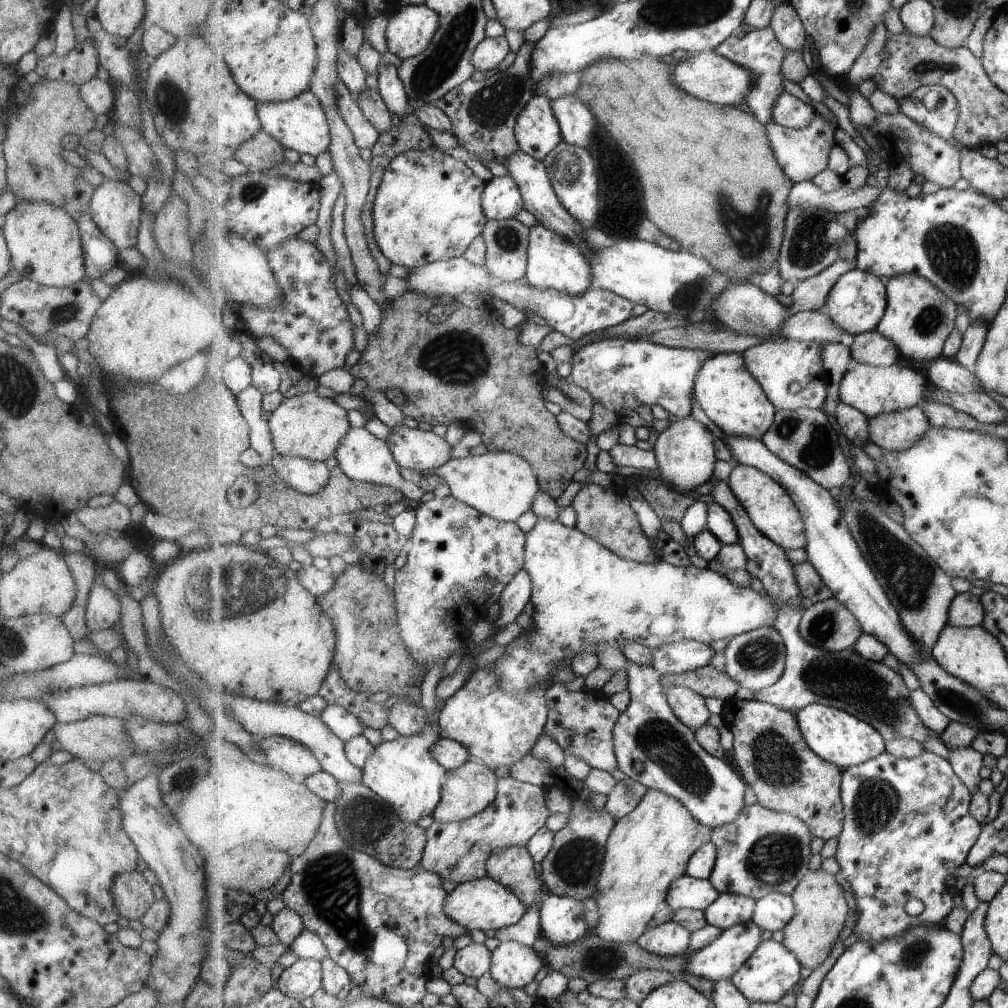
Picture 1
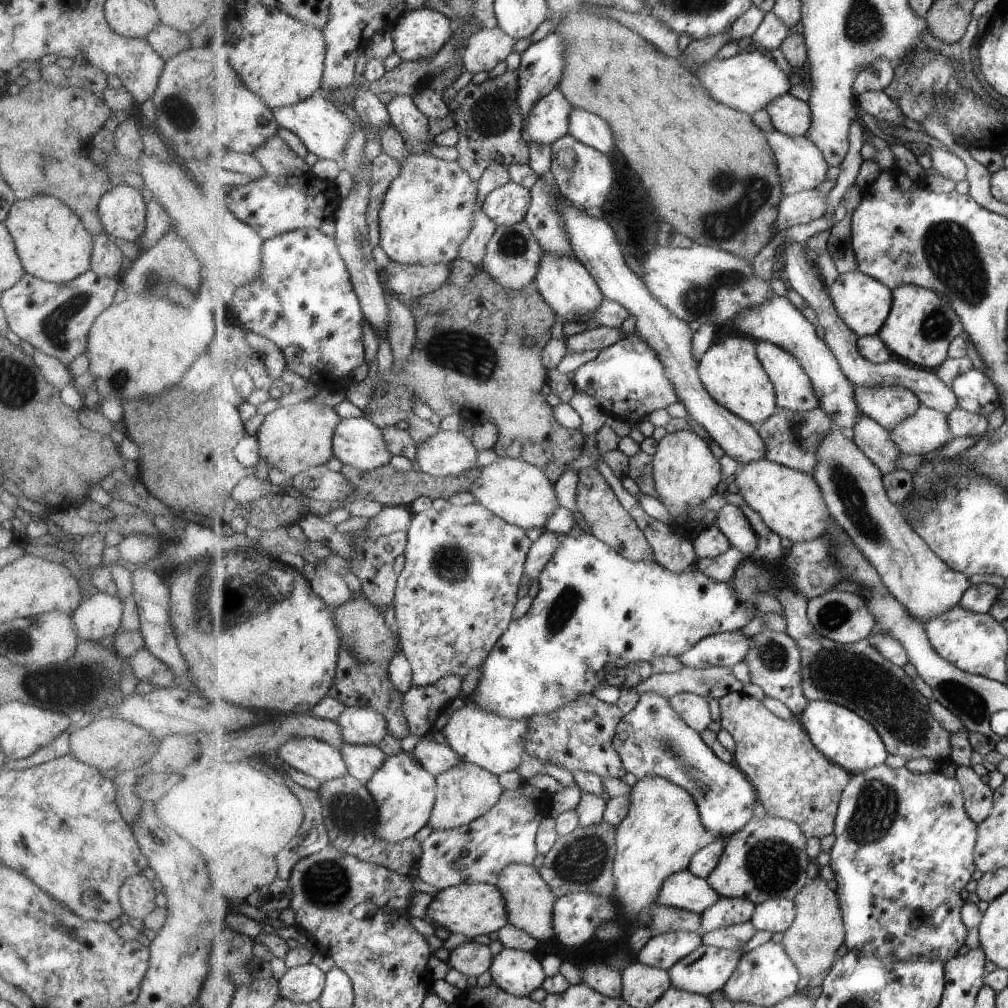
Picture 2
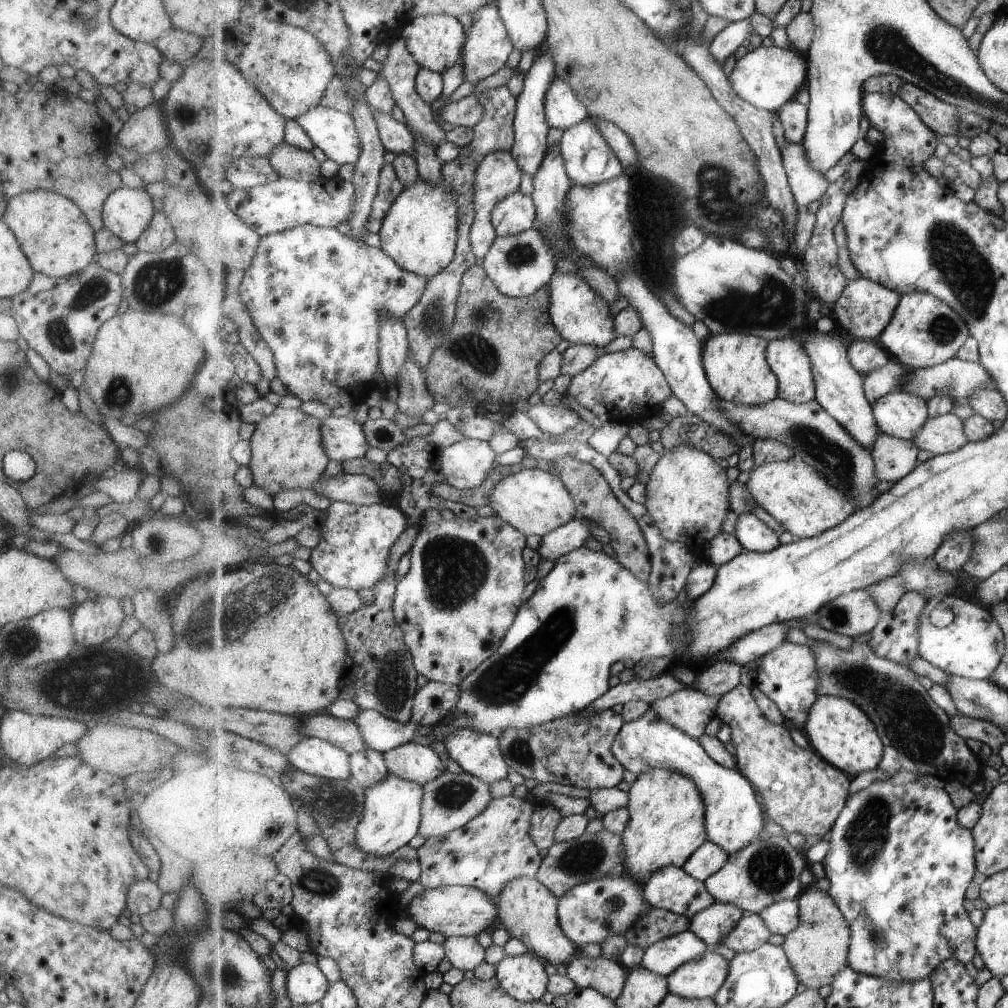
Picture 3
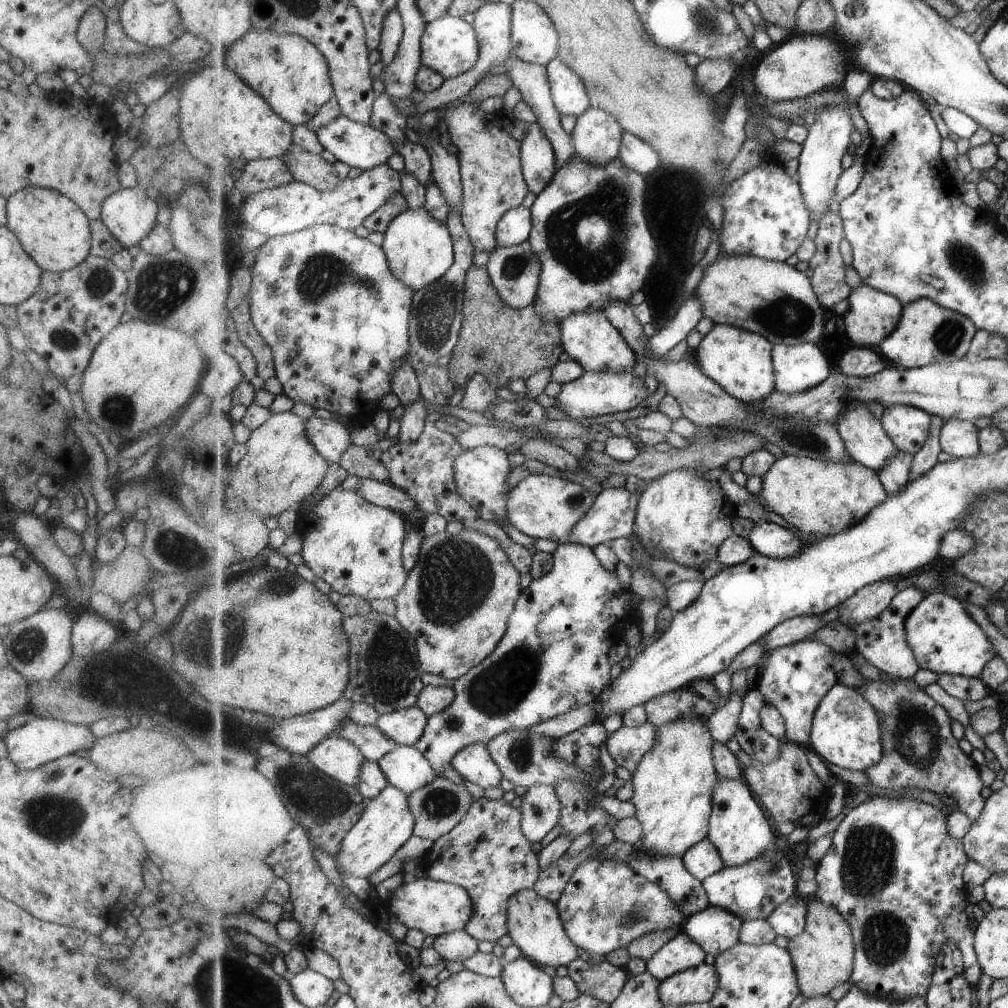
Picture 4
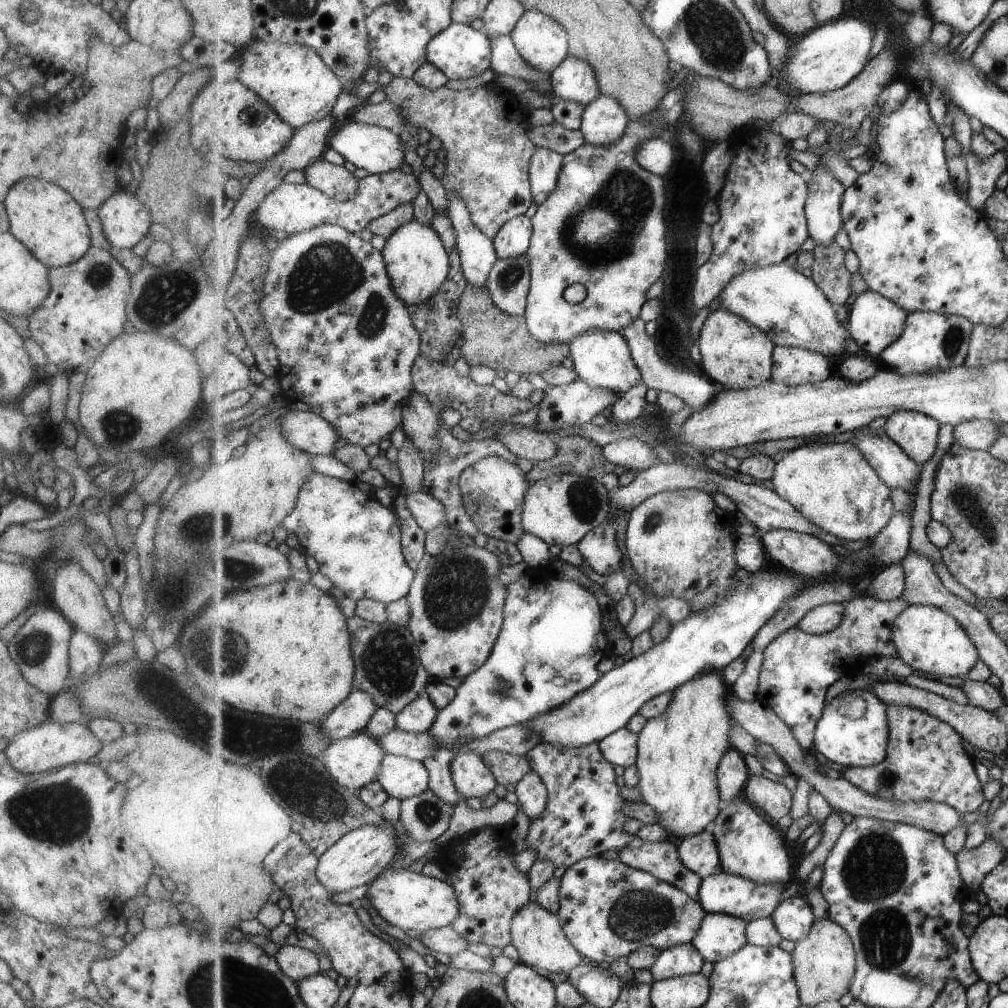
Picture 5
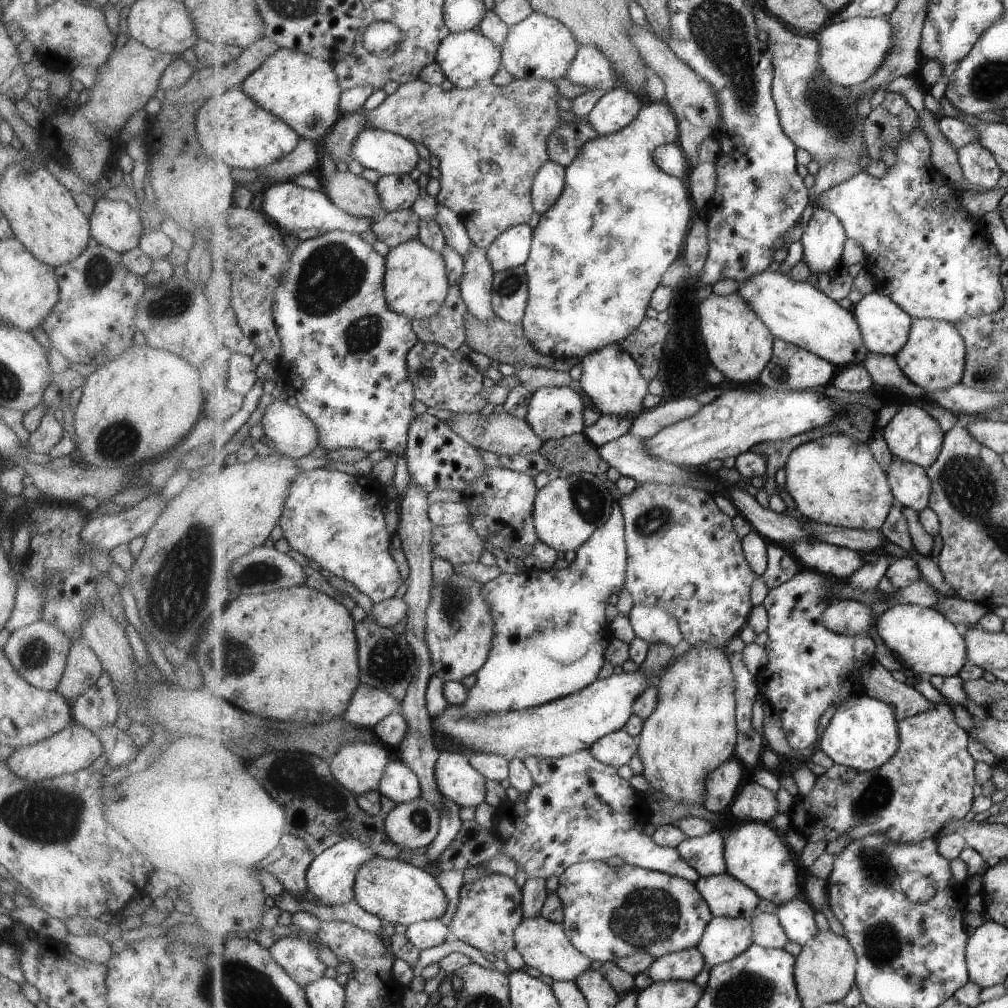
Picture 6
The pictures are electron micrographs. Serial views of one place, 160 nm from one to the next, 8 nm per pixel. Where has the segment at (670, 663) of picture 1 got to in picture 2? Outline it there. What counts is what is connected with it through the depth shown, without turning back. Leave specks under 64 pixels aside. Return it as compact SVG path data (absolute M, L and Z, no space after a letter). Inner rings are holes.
M741 629L708 636L680 654L685 667L706 669L709 667L733 668L743 662L754 643L753 636L746 636Z

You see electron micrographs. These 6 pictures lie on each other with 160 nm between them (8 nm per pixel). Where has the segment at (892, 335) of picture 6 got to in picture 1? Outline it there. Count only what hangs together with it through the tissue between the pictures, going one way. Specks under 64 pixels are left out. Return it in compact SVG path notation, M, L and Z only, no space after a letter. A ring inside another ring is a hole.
M858 268L851 270L844 276L841 276L840 280L833 286L824 311L843 330L847 330L851 337L876 330L881 318L885 317L885 312L888 310L886 284L886 280L878 278L875 274L871 274L868 271Z

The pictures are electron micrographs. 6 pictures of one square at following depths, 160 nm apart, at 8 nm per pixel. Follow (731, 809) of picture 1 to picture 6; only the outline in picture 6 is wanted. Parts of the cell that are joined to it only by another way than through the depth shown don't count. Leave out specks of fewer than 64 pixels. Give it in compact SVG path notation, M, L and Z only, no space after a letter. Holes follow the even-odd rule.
M623 728L606 734L589 750L603 764L621 768L623 764L629 765L637 749L639 749L639 743L636 738ZM735 821L731 828L732 832L726 840L728 873L741 879L762 899L770 900L777 907L795 899L795 894L799 894L799 888L802 888L799 868L793 864L793 856L783 833L763 821Z

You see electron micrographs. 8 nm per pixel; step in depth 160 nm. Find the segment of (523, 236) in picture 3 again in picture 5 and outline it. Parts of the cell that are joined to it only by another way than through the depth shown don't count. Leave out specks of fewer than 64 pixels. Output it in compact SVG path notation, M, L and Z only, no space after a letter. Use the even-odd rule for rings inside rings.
M525 254L517 258L499 259L491 269L486 285L503 312L514 317L525 316L532 285L530 258Z

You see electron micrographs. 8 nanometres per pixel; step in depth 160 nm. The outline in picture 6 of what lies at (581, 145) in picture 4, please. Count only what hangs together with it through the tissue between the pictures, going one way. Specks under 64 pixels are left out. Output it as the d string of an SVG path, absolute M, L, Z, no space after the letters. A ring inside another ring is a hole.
M625 86L615 87L599 99L586 120L601 135L616 133L637 118L645 103L637 93L627 90Z

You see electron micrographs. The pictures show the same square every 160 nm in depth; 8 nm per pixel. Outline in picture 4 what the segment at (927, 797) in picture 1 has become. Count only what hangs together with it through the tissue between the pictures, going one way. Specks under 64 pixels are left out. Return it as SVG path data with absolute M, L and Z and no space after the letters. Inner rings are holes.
M871 795L863 803L859 803L858 806L854 806L845 817L843 822L839 824L839 828L835 830L834 842L831 846L831 850L823 860L816 866L817 867L817 879L818 887L814 896L820 899L829 906L835 906L837 910L843 914L843 917L849 922L852 927L854 935L854 942L856 944L856 962L853 968L853 974L851 974L850 984L859 984L867 994L873 996L887 996L894 1000L905 1000L905 998L911 998L911 996L925 996L931 989L933 983L933 974L937 967L938 956L945 946L945 942L955 942L957 948L963 952L965 970L967 970L967 979L971 982L972 986L977 987L977 984L981 982L983 978L983 968L979 963L977 952L975 951L976 935L975 931L971 930L971 922L969 921L969 914L965 912L967 908L967 894L968 884L964 880L964 872L967 864L970 862L970 857L967 855L964 842L959 838L953 838L953 834L949 832L949 816L943 814L942 810L921 802L919 800L909 798L885 798L881 796Z

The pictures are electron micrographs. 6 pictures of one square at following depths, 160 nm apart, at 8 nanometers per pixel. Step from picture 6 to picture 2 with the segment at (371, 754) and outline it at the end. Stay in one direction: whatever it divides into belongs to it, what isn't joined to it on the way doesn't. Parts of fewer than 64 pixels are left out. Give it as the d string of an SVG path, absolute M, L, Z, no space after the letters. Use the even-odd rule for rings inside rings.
M316 738L291 739L280 745L275 753L289 767L310 774L322 783L345 776L349 772L341 750Z

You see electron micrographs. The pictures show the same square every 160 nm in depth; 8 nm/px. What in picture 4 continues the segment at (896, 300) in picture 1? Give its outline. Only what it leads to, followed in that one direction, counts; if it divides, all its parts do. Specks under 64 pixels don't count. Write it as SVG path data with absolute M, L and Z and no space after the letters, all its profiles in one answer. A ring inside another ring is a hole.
M921 298L905 304L897 329L881 342L879 352L890 365L902 369L925 367L934 363L951 363L966 357L978 329L971 318Z

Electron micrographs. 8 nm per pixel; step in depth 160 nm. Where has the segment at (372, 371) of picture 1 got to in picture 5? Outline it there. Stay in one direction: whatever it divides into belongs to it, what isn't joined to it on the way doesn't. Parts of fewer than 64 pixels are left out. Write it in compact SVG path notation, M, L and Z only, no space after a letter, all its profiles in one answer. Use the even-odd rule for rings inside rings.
M469 284L458 304L458 314L464 326L462 358L469 367L484 365L494 370L520 374L534 372L539 375L550 368L561 366L571 354L570 346L544 343L535 338L528 329L526 316L514 317L503 312L493 300L488 286L476 289Z

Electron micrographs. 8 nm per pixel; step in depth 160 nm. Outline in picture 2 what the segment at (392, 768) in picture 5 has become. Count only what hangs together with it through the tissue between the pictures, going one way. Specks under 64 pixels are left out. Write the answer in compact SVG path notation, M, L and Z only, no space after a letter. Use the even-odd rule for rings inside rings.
M421 738L409 752L425 770L435 776L443 774L460 761L458 754L447 742L438 744L425 738Z

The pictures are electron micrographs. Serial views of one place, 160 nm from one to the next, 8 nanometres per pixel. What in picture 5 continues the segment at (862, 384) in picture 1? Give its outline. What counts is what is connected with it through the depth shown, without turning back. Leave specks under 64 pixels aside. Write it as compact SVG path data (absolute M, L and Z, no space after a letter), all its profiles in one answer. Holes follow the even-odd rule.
M898 410L886 421L887 434L917 464L923 465L937 452L937 436L941 423L928 414Z

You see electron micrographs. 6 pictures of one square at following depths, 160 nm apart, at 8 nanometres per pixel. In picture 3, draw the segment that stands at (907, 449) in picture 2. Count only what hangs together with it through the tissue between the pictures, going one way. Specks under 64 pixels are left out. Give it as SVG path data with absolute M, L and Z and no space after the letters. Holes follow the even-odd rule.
M947 413L935 418L930 416L913 441L921 450L940 455L955 452L970 440L964 421L955 414Z

